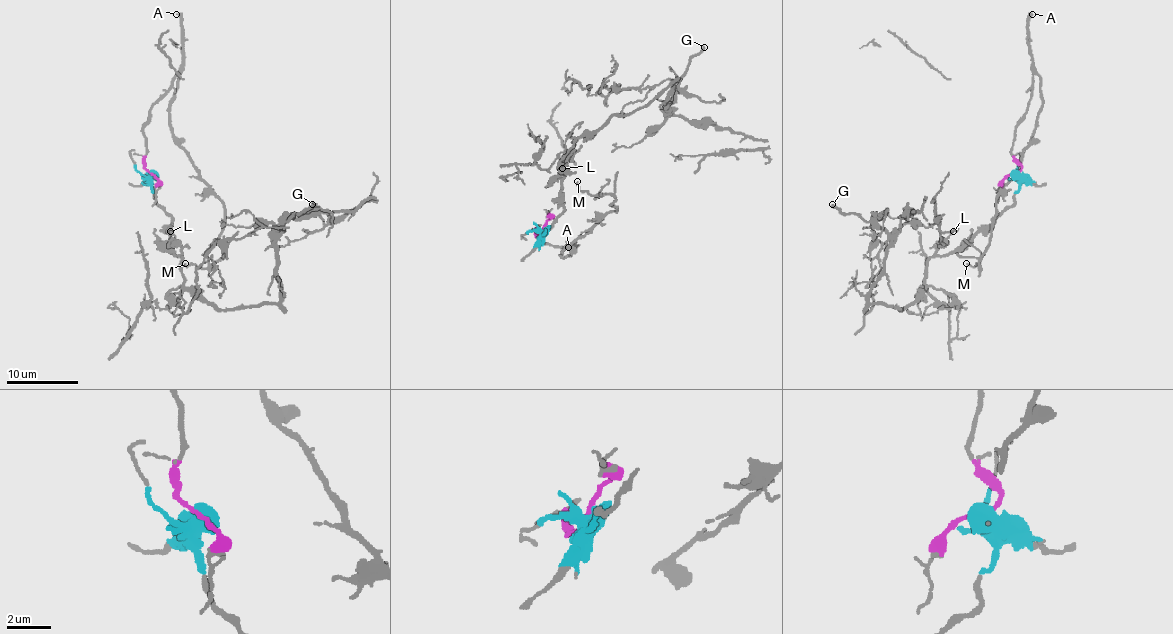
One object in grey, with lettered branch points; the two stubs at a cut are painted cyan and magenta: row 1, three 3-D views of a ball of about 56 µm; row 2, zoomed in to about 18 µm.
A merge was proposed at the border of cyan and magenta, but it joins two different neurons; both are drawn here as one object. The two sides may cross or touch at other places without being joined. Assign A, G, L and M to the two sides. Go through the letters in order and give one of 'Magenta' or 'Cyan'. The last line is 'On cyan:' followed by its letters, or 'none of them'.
A: Magenta
G: Cyan
L: Cyan
M: Magenta
On cyan: G, L

